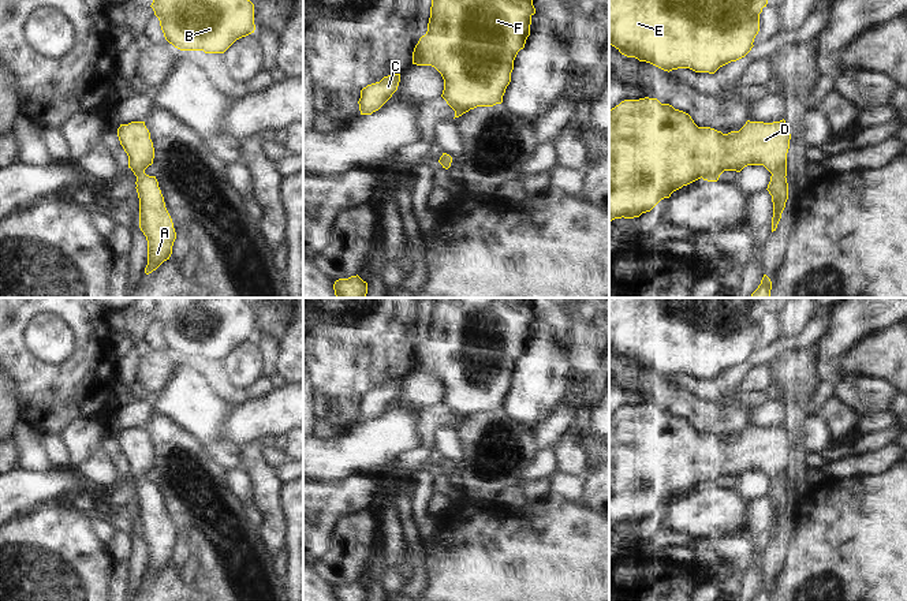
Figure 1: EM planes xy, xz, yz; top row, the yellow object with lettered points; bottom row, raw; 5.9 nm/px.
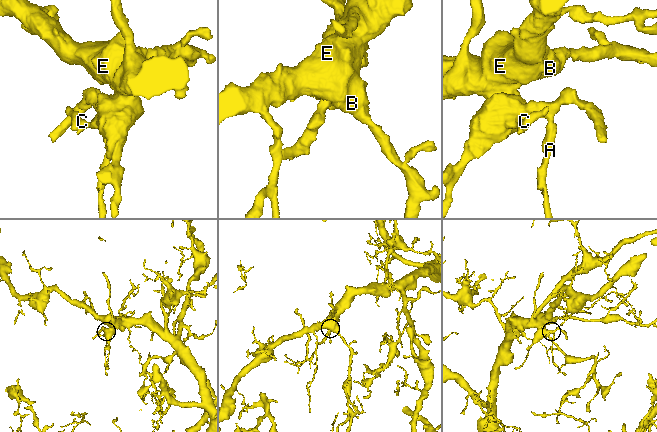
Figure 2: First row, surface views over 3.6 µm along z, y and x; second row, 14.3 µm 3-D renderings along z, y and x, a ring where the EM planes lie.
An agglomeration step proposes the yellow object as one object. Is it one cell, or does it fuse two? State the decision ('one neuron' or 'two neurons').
one neuron

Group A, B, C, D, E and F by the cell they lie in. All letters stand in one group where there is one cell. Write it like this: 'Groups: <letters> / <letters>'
Groups: A B C D E F.

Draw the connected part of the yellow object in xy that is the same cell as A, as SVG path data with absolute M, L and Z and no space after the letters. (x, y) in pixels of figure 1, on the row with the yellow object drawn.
M145 122L120 124L117 137L128 156L128 168L137 176L139 228L148 240L145 273L149 275L169 260L176 232L156 176L145 173L145 169L153 164L154 158L153 142Z

